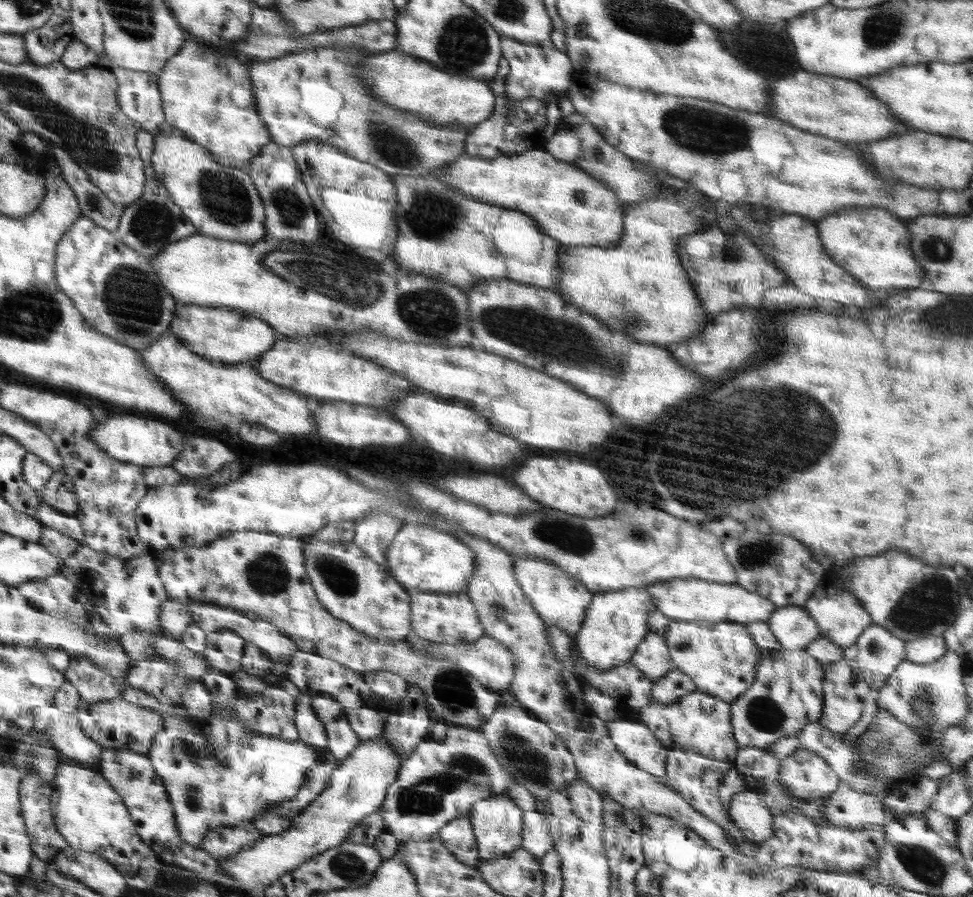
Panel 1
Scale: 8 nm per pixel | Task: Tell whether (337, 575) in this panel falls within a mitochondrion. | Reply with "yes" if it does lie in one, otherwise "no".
yes

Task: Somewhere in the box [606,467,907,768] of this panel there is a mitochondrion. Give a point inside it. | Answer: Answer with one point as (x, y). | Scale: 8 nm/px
(765, 714)

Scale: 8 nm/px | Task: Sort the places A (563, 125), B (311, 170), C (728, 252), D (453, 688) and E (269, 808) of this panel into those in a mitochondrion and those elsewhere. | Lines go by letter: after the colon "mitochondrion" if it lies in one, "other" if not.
A: other
B: mitochondrion
C: mitochondrion
D: mitochondrion
E: other

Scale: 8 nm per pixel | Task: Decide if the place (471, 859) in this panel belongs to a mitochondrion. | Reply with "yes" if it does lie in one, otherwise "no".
no

